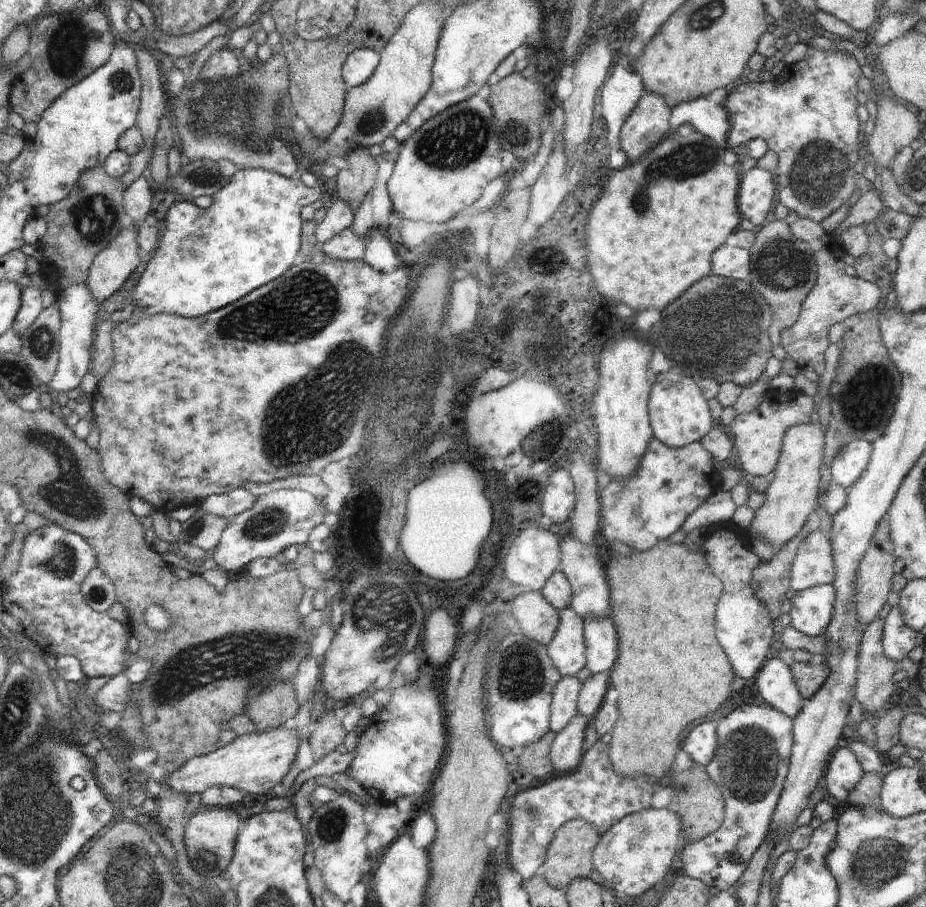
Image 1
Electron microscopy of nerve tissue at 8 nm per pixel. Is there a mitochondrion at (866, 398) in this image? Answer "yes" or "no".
yes

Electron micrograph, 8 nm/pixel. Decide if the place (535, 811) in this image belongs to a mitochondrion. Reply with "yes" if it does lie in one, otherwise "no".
yes

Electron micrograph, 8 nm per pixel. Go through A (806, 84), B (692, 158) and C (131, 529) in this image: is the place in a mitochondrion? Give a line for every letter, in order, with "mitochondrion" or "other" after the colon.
A: other
B: mitochondrion
C: other

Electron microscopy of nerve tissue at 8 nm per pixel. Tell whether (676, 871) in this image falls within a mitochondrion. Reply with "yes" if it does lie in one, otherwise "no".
no

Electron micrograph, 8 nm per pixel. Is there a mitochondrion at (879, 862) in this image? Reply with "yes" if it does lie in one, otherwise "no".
yes

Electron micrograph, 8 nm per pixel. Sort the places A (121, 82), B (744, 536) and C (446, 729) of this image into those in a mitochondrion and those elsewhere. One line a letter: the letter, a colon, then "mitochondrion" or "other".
A: mitochondrion
B: other
C: other

